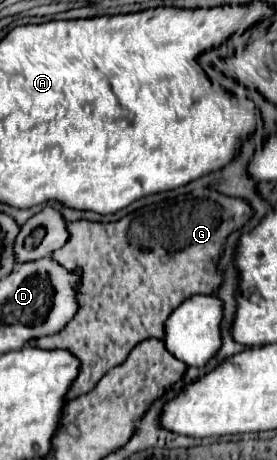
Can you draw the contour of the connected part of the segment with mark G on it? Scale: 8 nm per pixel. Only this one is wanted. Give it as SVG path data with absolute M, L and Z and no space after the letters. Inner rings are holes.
M191 182L185 190L181 188L177 198L145 206L119 222L71 222L69 242L53 252L53 256L67 268L75 268L75 264L83 268L83 284L79 288L81 306L77 316L59 334L31 342L31 346L37 348L67 348L81 358L79 376L67 398L91 392L139 342L163 338L167 316L171 316L189 294L217 292L223 284L223 272L217 260L223 256L225 240L251 218L253 208L247 200L225 196L211 188L199 188L197 182ZM151 246L155 248L147 250Z

